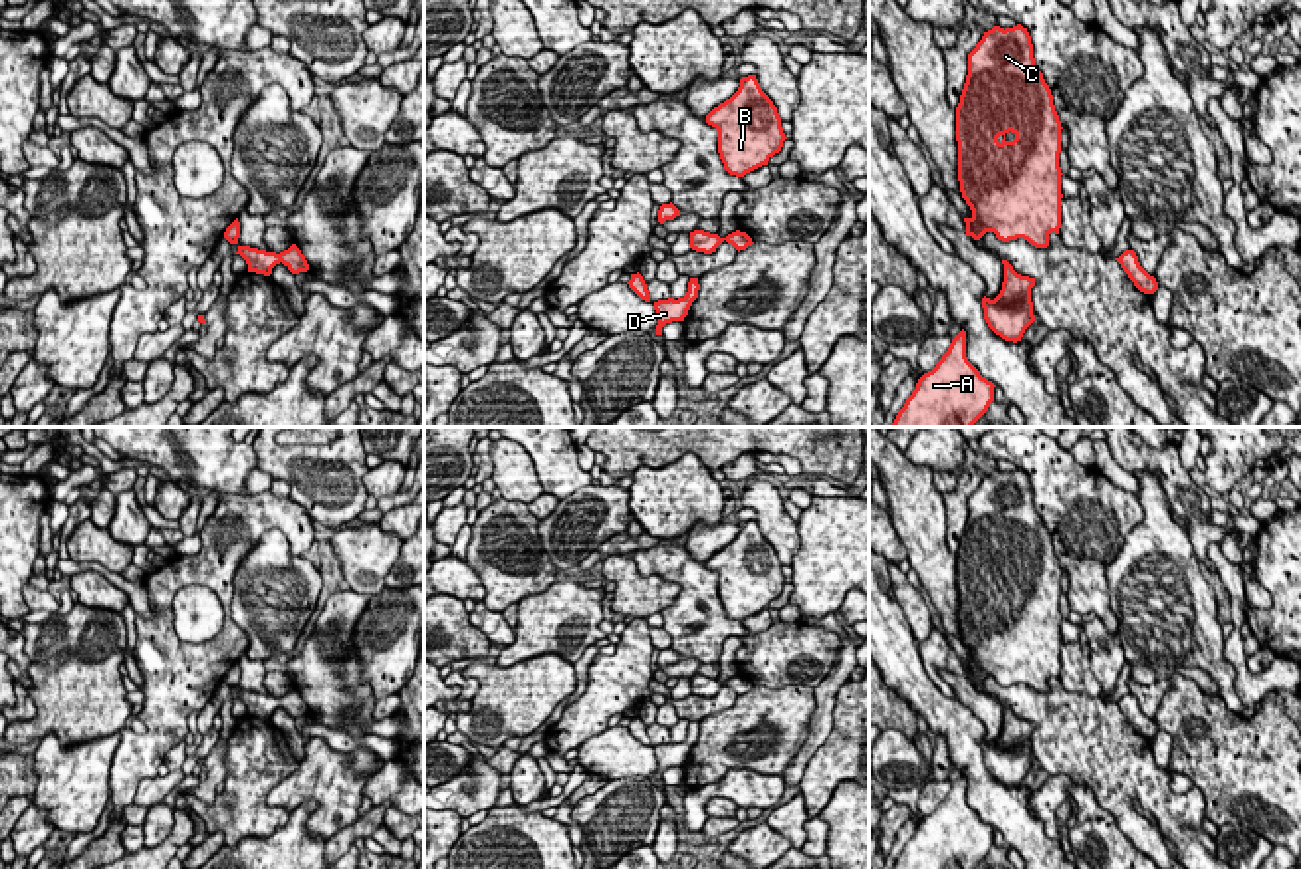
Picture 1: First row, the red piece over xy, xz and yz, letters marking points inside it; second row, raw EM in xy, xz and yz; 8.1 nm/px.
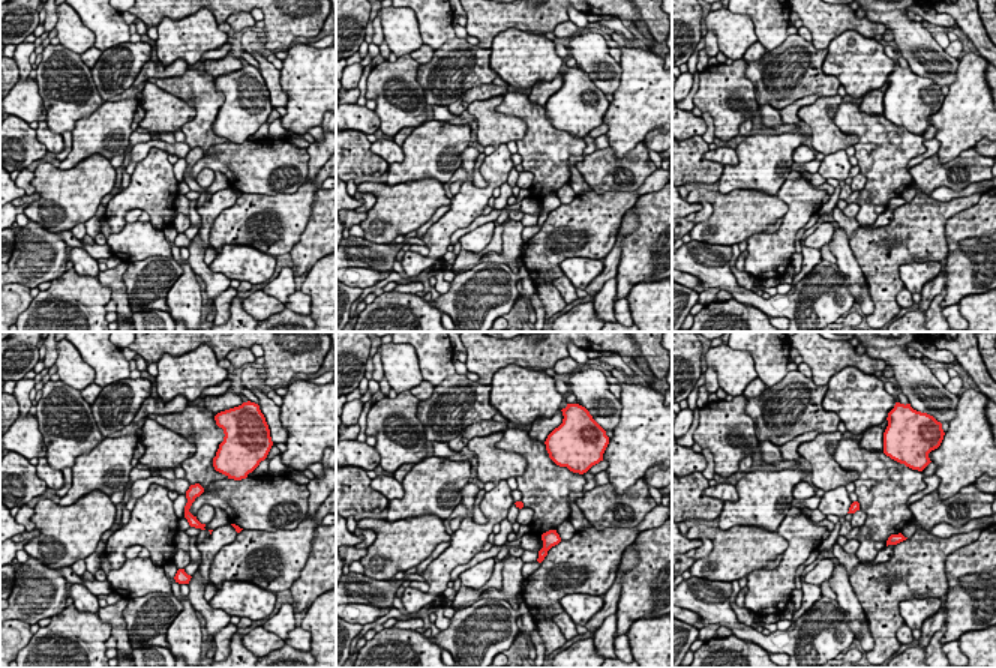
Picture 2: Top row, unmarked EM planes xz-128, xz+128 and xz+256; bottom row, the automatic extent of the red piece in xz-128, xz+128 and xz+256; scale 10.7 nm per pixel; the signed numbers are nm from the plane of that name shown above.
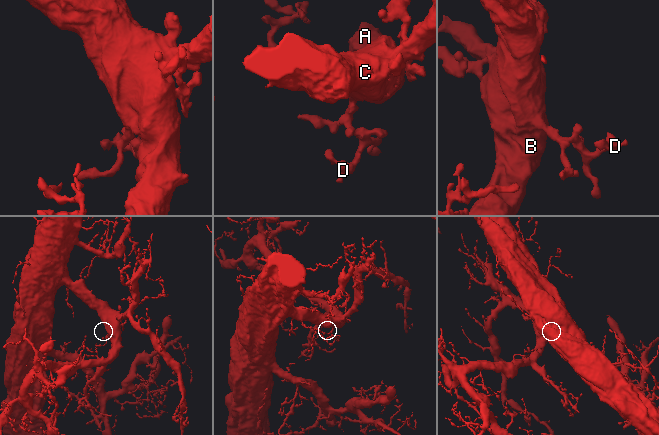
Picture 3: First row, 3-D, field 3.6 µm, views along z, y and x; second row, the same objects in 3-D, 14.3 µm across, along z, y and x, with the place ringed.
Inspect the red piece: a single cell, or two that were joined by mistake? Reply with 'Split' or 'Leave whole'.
Split

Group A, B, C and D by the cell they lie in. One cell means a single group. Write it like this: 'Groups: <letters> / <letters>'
Groups: A B C / D

